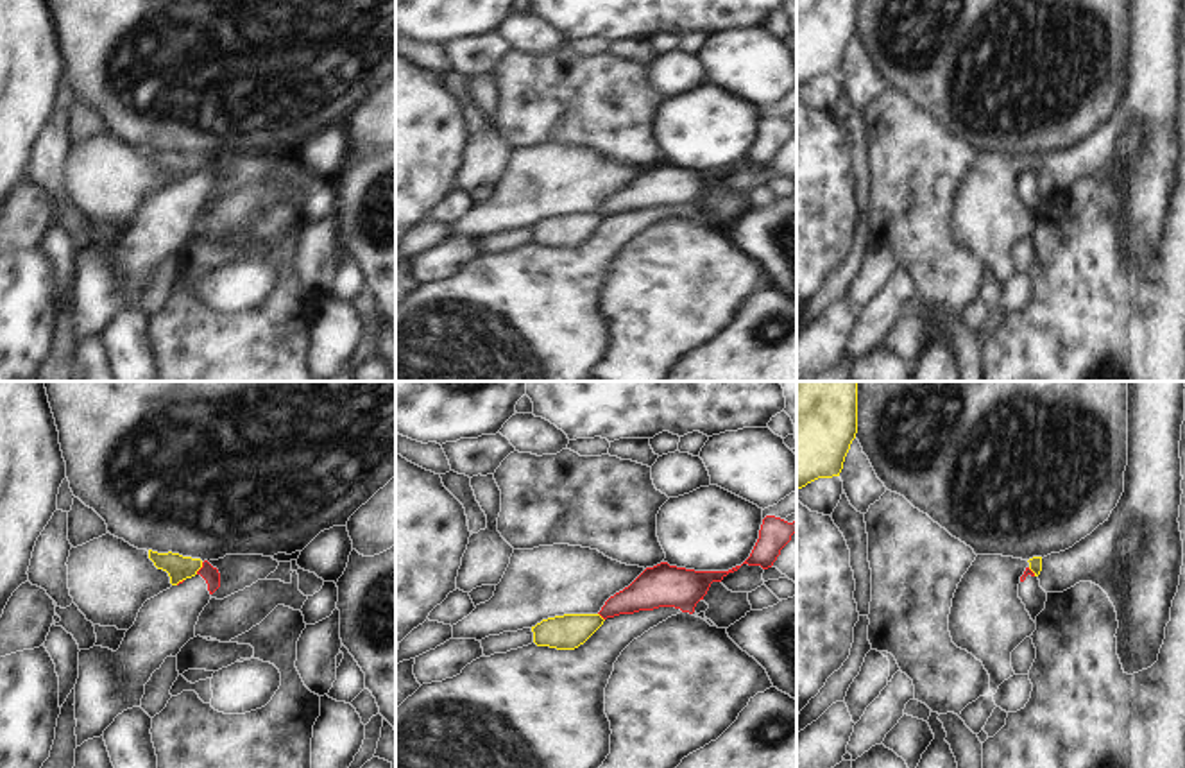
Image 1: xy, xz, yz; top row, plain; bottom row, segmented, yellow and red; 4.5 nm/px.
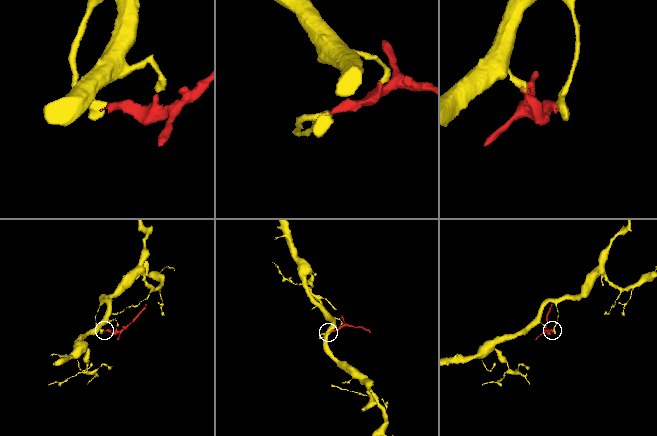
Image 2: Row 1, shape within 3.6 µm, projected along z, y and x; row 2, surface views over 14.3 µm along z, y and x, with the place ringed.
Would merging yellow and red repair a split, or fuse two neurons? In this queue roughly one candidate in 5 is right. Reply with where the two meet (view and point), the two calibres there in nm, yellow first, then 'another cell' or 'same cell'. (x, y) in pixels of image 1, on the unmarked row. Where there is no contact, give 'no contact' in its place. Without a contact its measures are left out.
xy (201, 165) | 120/70 nm | another cell

